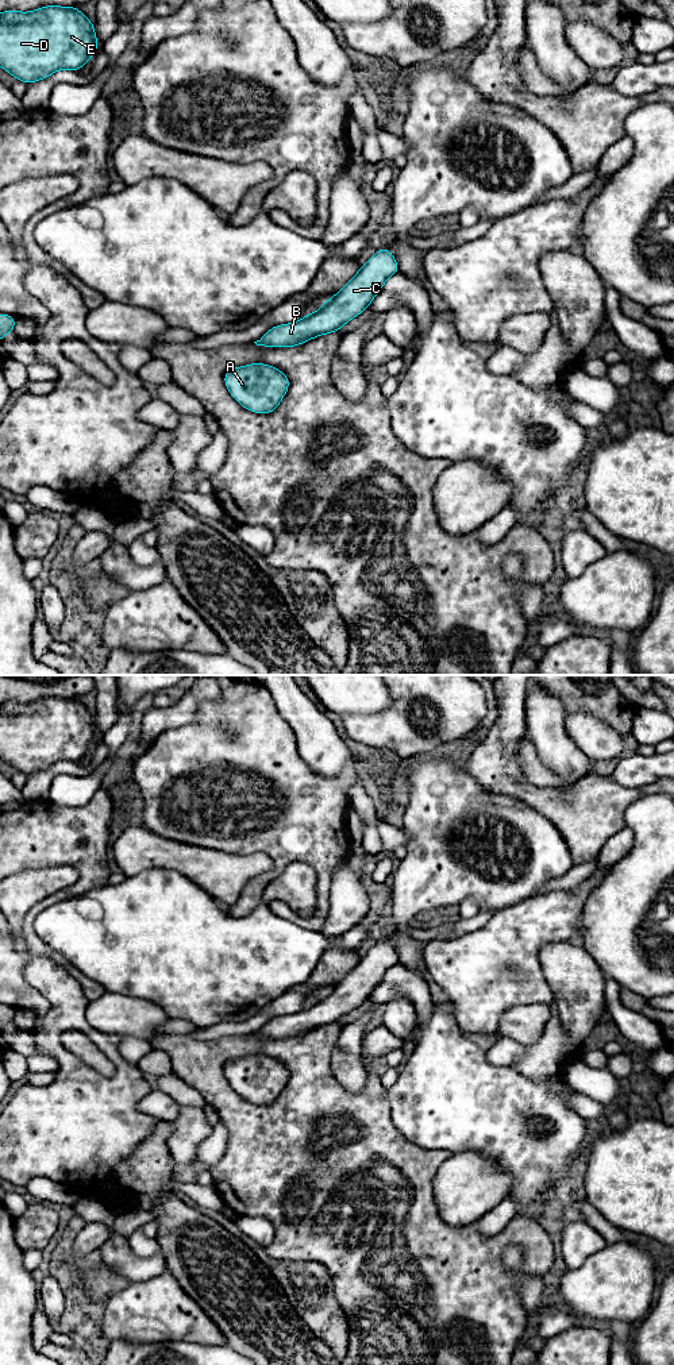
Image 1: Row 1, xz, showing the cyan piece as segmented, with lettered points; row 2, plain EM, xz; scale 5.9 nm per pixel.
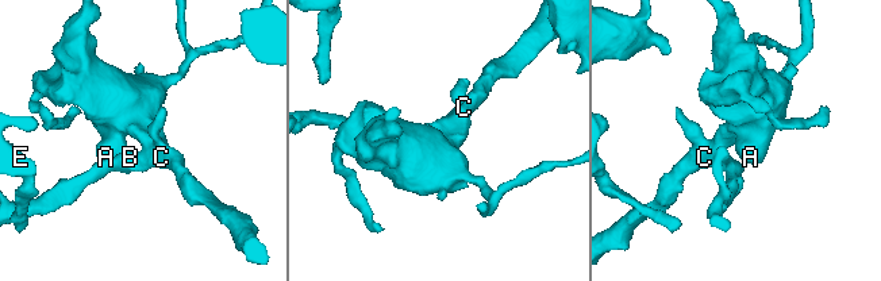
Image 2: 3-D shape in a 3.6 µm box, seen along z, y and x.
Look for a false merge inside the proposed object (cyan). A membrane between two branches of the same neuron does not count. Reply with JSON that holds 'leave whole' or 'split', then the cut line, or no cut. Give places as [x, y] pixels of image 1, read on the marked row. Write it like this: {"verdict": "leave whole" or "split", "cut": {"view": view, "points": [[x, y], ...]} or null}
{"verdict": "leave whole", "cut": null}

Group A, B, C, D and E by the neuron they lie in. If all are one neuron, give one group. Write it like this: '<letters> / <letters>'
A B C D E

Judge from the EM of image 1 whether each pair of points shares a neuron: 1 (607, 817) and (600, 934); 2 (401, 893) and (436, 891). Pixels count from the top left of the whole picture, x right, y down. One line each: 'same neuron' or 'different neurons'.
1: different neurons
2: same neuron

